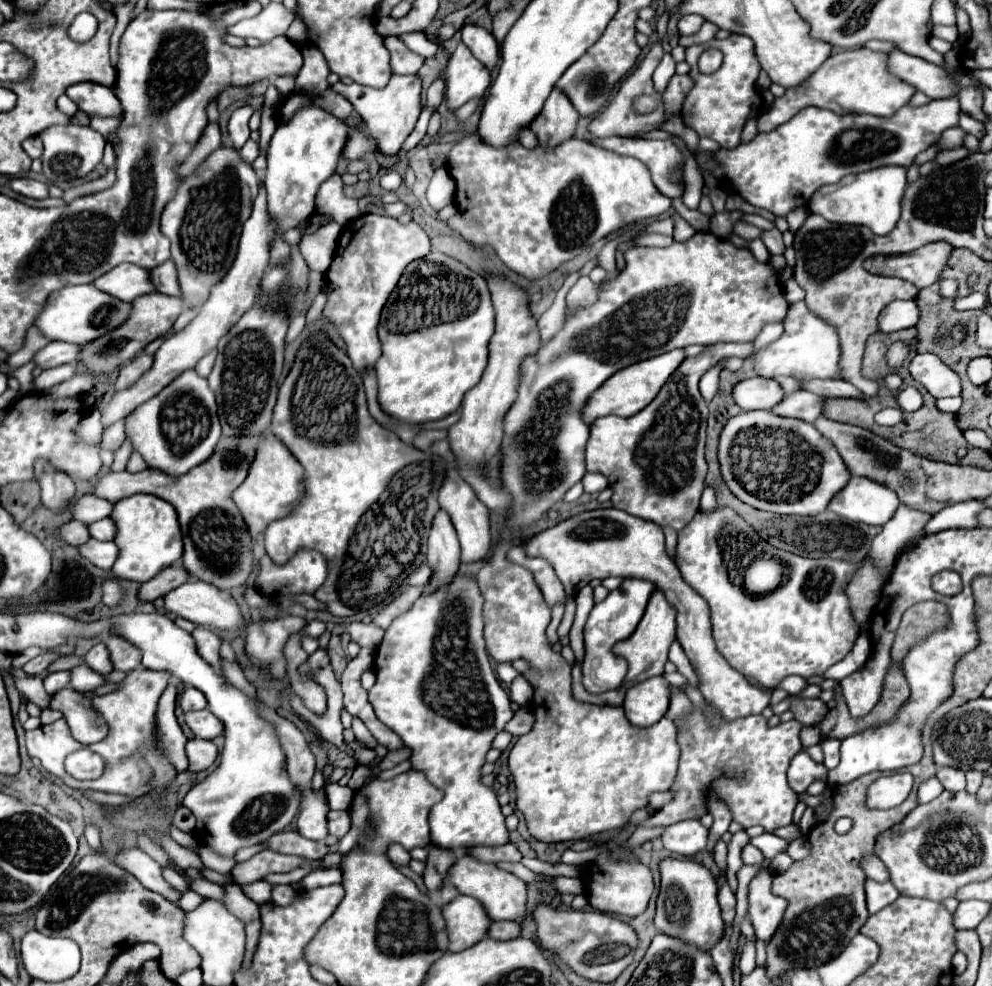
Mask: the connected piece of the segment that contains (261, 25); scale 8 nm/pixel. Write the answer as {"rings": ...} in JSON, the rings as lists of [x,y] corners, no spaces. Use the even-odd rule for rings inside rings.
{"rings":[[[270,3],[262,9],[260,15],[244,19],[230,27],[230,33],[238,37],[256,37],[260,41],[272,41],[274,37],[286,35],[292,21],[294,15],[282,3]]]}

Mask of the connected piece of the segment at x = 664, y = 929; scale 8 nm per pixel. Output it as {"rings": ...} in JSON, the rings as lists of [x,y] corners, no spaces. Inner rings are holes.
{"rings":[[[666,857],[660,861],[660,893],[656,899],[654,925],[660,933],[672,933],[672,937],[682,937],[690,945],[710,951],[724,933],[724,921],[720,917],[720,907],[716,901],[718,885],[712,873],[692,861]]]}

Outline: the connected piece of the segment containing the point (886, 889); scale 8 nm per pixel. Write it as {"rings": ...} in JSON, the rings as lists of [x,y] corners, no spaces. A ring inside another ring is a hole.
{"rings":[[[872,879],[866,881],[866,901],[868,901],[870,913],[878,913],[886,905],[894,903],[896,897],[898,897],[898,891],[894,889],[894,885],[878,883],[878,881],[872,881]]]}

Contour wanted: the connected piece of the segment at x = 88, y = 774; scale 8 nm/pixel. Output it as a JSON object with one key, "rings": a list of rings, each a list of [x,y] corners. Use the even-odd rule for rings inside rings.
{"rings":[[[88,749],[74,751],[66,757],[66,771],[76,779],[96,779],[104,773],[104,767],[106,763],[102,757]]]}

